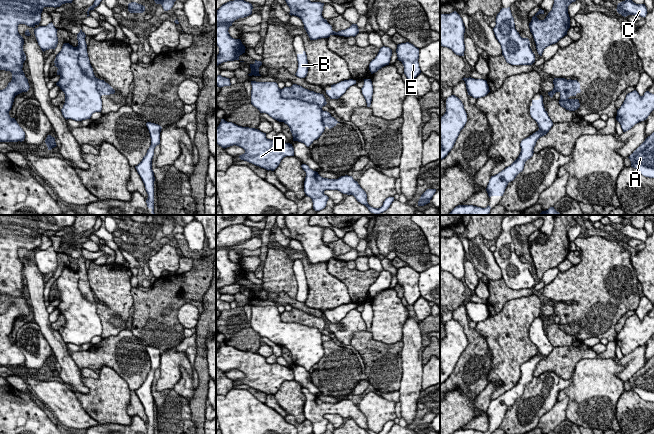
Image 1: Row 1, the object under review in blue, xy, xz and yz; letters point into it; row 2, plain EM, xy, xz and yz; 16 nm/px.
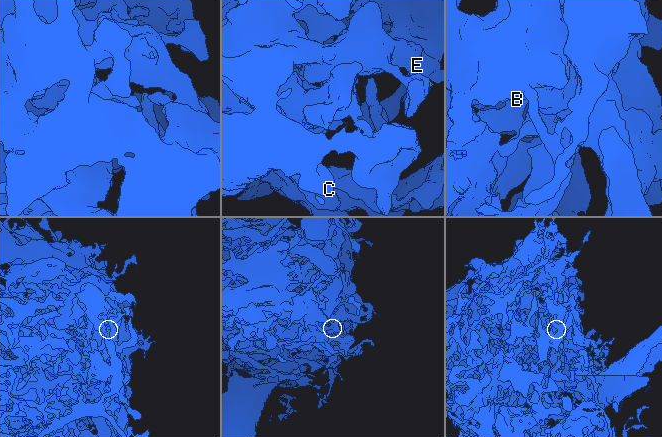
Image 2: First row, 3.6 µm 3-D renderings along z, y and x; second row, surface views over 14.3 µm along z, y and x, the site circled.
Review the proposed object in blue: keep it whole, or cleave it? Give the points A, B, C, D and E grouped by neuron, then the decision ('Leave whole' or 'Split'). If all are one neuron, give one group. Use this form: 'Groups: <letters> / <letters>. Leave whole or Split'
Groups: A B C D E. Leave whole

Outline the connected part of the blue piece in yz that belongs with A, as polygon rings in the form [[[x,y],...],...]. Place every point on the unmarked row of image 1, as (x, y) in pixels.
[[[654,356],[628,382],[631,391],[645,401],[654,402]]]

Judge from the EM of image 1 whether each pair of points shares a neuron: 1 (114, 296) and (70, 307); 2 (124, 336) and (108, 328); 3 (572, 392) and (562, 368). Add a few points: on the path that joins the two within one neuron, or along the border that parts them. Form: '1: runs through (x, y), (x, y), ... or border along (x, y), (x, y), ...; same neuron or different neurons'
1: runs through (110, 309), (83, 309); same neuron
2: border along (126, 327), (117, 334), (103, 339); different neurons
3: border along (584, 358), (576, 364), (574, 372), (570, 377); different neurons

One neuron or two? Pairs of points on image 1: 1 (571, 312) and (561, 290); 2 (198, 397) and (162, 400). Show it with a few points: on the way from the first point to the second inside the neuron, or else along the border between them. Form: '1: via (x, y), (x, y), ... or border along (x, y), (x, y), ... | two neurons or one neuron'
1: via (577, 305), (579, 301), (568, 290) | one neuron
2: border along (188, 401), (191, 418) | two neurons

